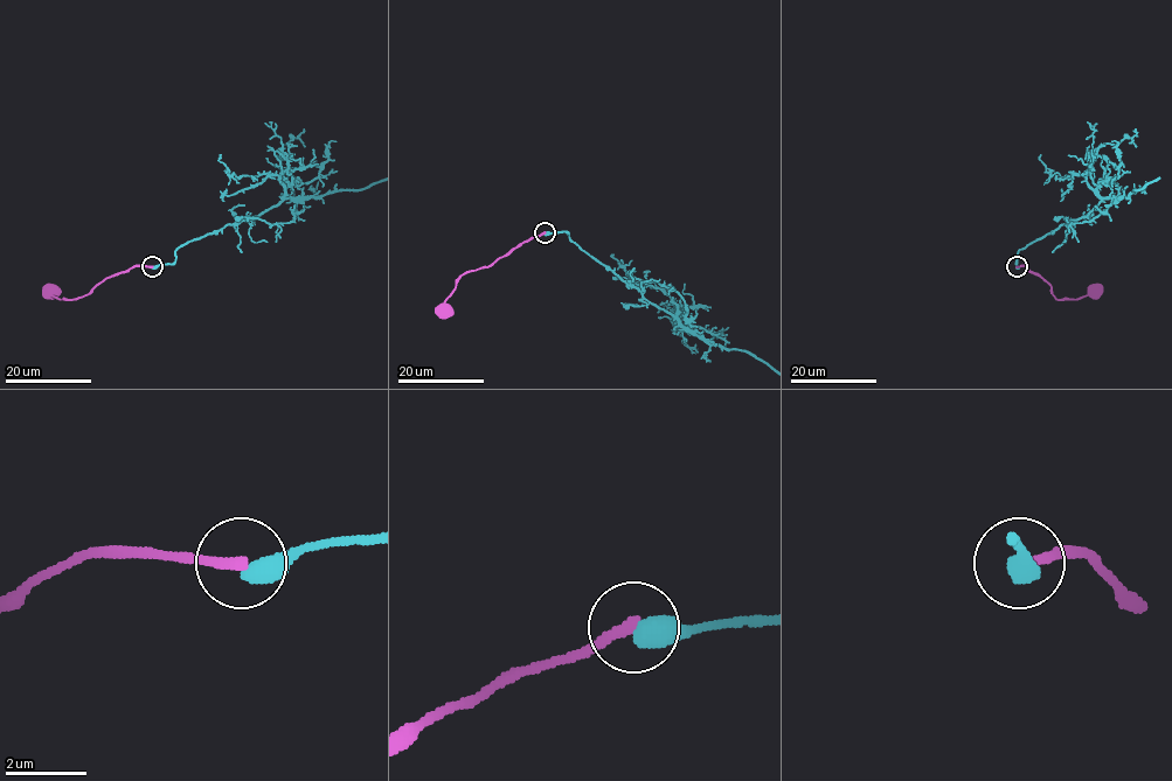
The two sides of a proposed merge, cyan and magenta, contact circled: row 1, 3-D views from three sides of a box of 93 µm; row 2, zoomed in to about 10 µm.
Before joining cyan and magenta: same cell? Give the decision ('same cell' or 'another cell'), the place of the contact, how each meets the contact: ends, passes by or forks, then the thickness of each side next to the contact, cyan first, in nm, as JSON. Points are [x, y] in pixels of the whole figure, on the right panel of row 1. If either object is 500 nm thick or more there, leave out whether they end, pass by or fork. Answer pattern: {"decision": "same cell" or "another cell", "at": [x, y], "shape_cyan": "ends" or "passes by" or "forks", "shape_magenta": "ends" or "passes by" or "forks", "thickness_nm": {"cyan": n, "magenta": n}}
{"decision": "same cell", "at": [1017, 266], "thickness_nm": {"cyan": 550, "magenta": 300}}

